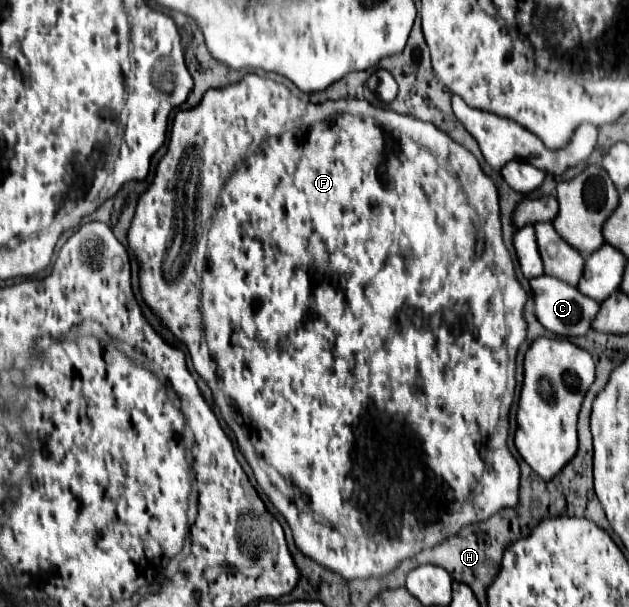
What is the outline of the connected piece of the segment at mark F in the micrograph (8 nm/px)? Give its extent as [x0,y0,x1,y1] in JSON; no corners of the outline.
[129,75,527,579]

